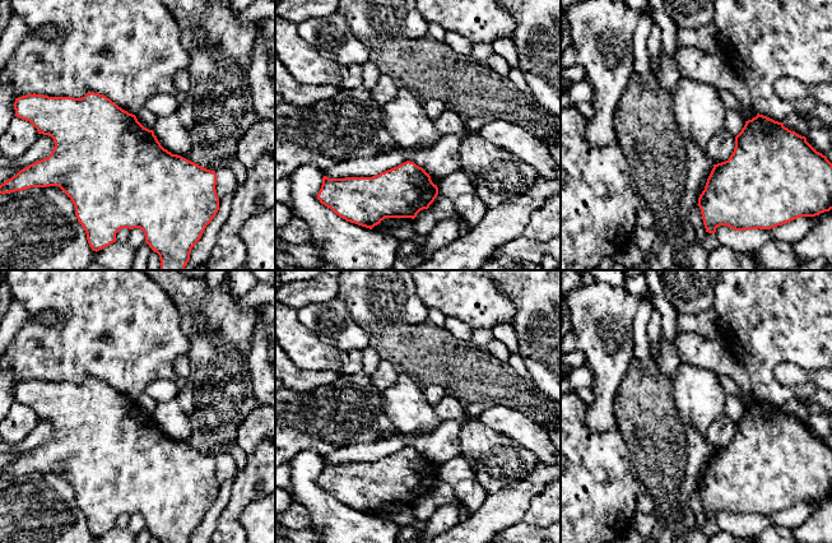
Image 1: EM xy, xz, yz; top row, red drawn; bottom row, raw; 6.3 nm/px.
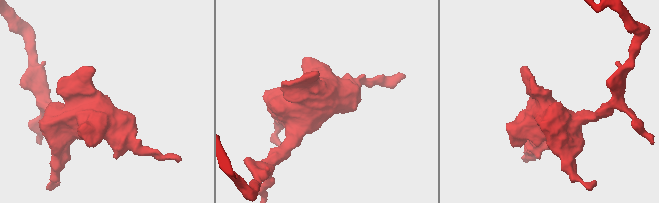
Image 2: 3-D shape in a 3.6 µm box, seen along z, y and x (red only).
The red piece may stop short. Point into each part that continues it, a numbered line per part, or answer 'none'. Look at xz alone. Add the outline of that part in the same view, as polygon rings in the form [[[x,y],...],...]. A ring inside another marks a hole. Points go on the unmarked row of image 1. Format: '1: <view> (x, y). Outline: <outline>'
none

